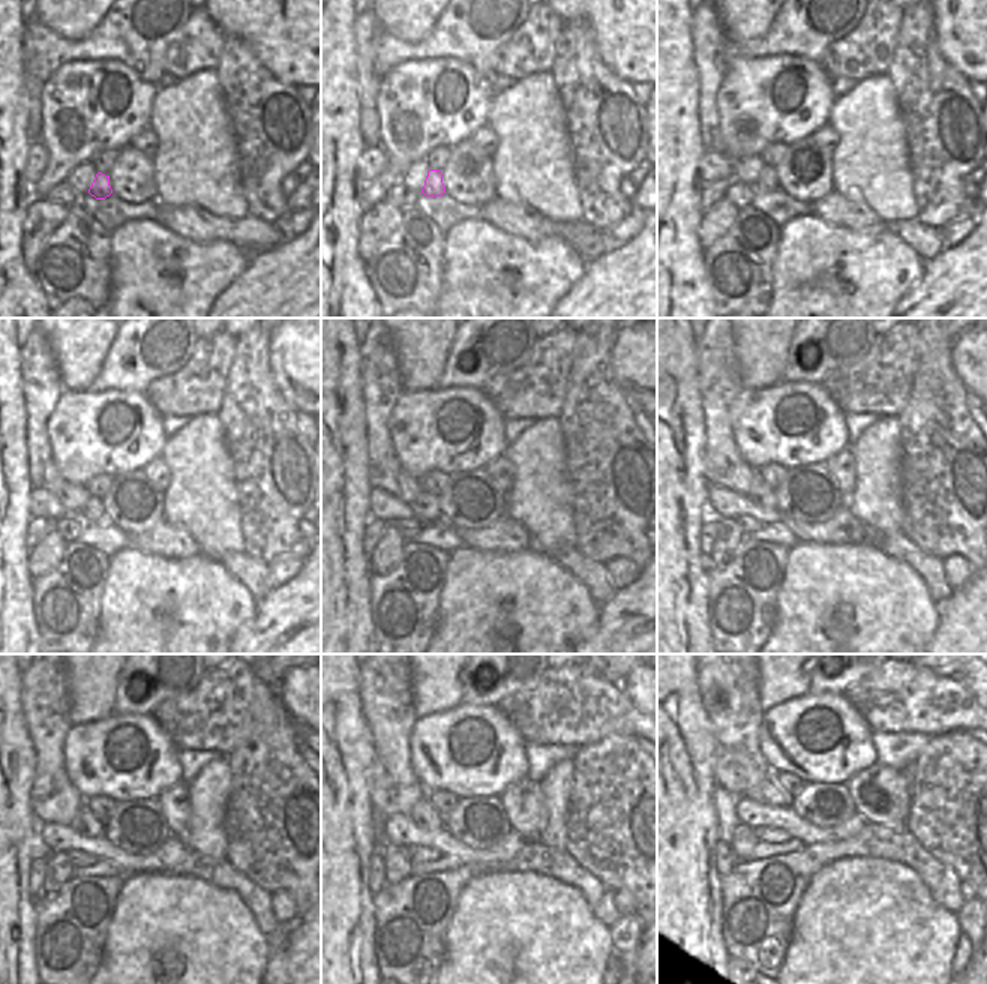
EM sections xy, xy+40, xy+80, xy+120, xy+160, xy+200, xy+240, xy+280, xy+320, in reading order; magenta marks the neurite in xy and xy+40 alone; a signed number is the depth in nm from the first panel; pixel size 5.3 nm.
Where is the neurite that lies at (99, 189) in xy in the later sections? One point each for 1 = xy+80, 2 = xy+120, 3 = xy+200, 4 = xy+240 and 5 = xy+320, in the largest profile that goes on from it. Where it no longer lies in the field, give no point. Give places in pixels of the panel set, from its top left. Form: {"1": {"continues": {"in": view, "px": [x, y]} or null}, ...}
{"1": {"continues": {"in": "xy+80", "px": [767, 182]}}, "2": {"continues": {"in": "xy+120", "px": [92, 512]}}, "3": {"continues": {"in": "xy+200", "px": [761, 494]}}, "4": {"continues": {"in": "xy+240", "px": [86, 824]}}, "5": {"continues": {"in": "xy+320", "px": [765, 794]}}}

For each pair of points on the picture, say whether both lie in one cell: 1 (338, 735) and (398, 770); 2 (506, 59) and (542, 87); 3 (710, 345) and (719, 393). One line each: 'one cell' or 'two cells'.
1: two cells
2: two cells
3: one cell

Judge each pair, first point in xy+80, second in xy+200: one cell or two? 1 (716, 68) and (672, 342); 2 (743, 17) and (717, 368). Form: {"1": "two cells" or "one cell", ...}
{"1": "two cells", "2": "two cells"}

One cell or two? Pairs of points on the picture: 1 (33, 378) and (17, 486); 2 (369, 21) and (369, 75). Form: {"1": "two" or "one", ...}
{"1": "two", "2": "one"}

